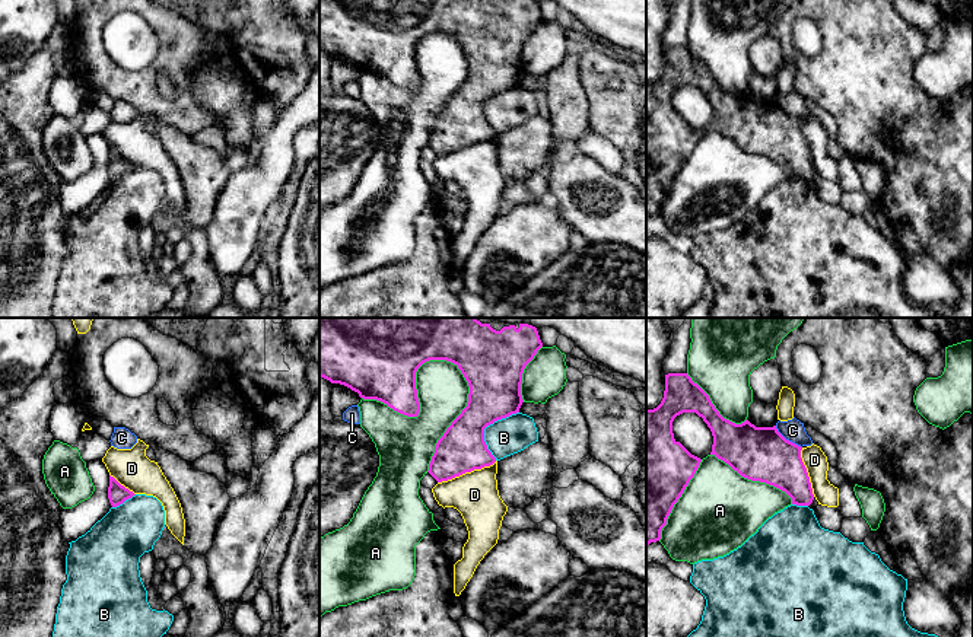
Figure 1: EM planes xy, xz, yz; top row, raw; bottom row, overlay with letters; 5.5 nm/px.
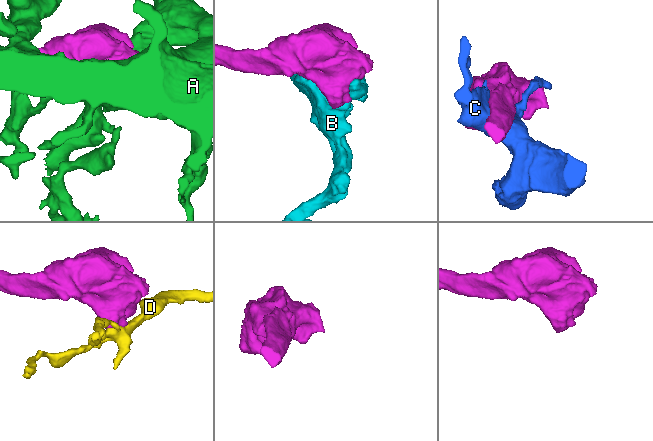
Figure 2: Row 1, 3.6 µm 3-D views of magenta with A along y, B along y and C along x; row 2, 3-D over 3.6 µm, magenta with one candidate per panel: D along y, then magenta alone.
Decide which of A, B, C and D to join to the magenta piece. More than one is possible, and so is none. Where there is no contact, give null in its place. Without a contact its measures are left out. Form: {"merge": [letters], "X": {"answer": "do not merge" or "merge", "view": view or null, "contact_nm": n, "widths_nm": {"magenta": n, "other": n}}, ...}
{"merge": [], "A": {"answer": "do not merge", "view": "xz", "contact_nm": 650, "widths_nm": {"magenta": 280, "other": 280}}, "B": {"answer": "do not merge", "view": "xz", "contact_nm": 300, "widths_nm": {"magenta": 280, "other": 200}}, "C": {"answer": "do not merge", "view": "yz", "contact_nm": 200, "widths_nm": {"magenta": 300, "other": 120}}, "D": {"answer": "do not merge", "view": "xz", "contact_nm": 340, "widths_nm": {"magenta": 260, "other": 260}}}

